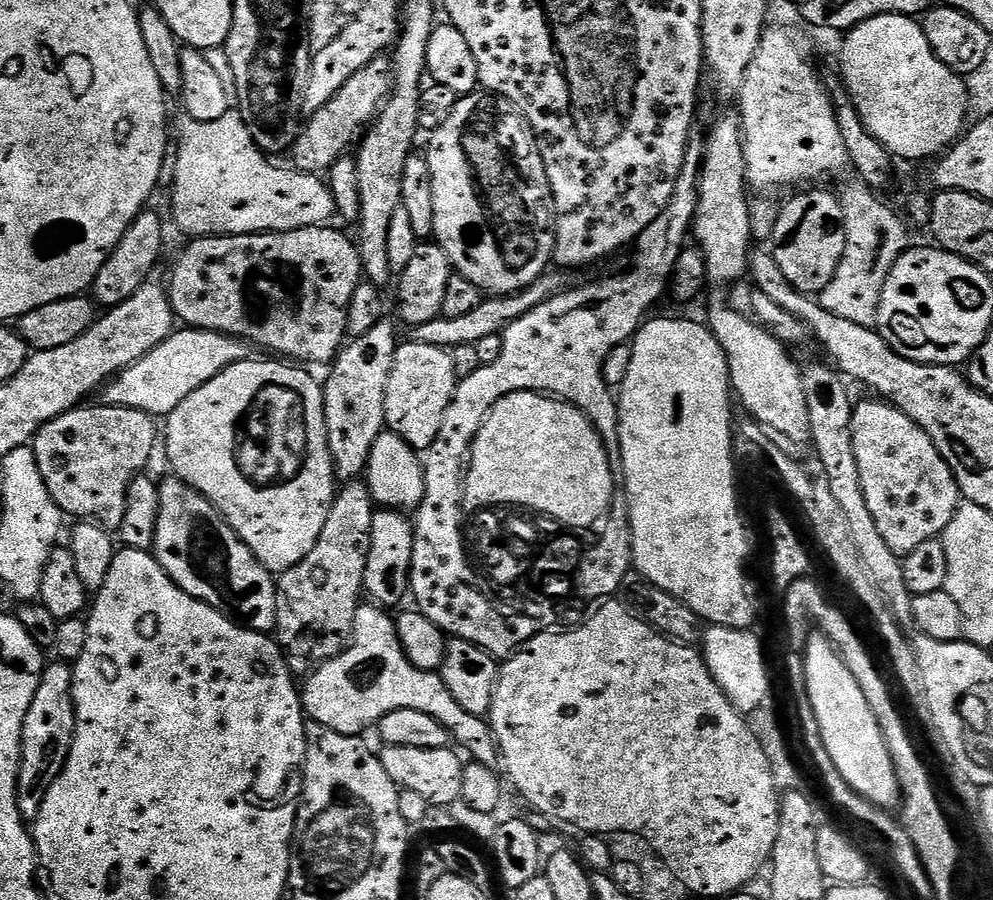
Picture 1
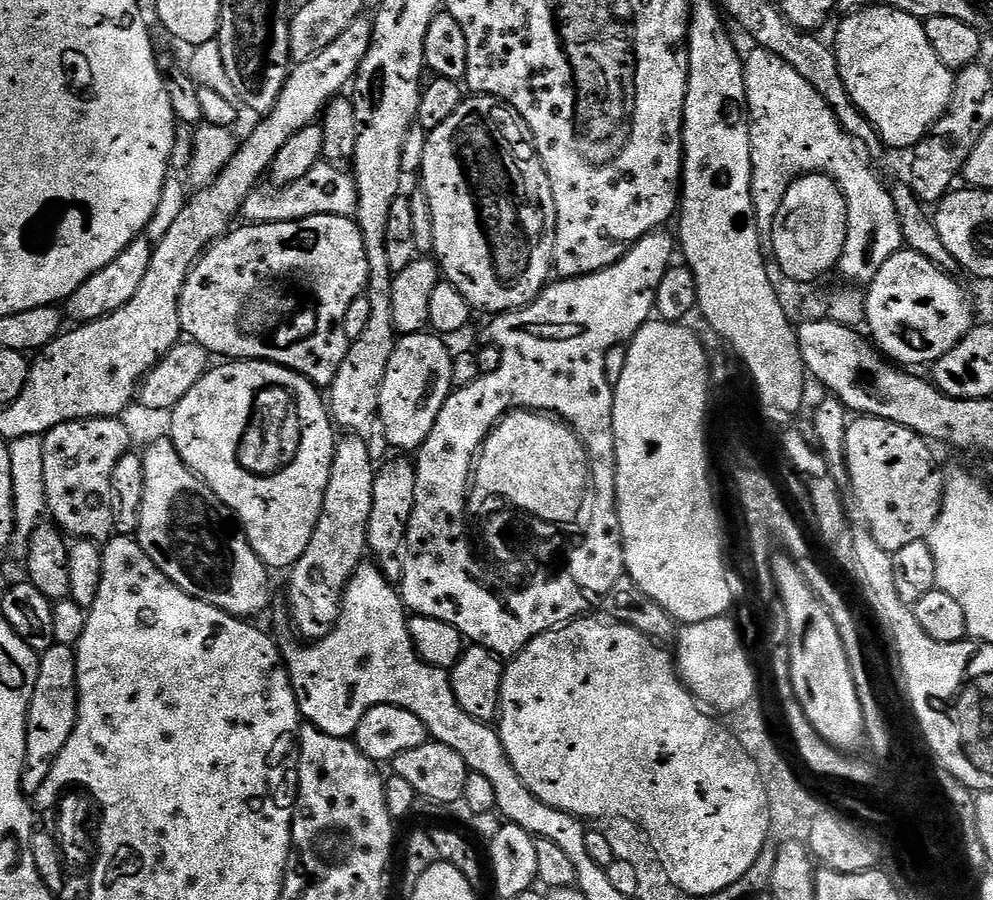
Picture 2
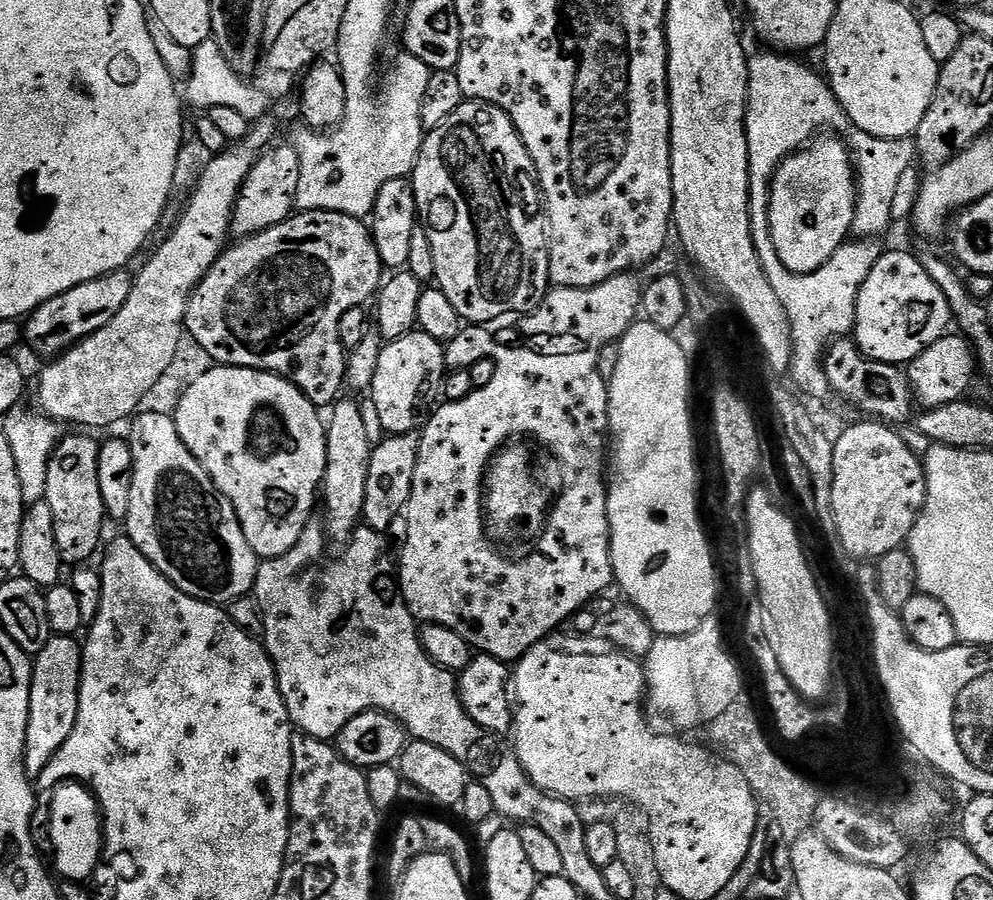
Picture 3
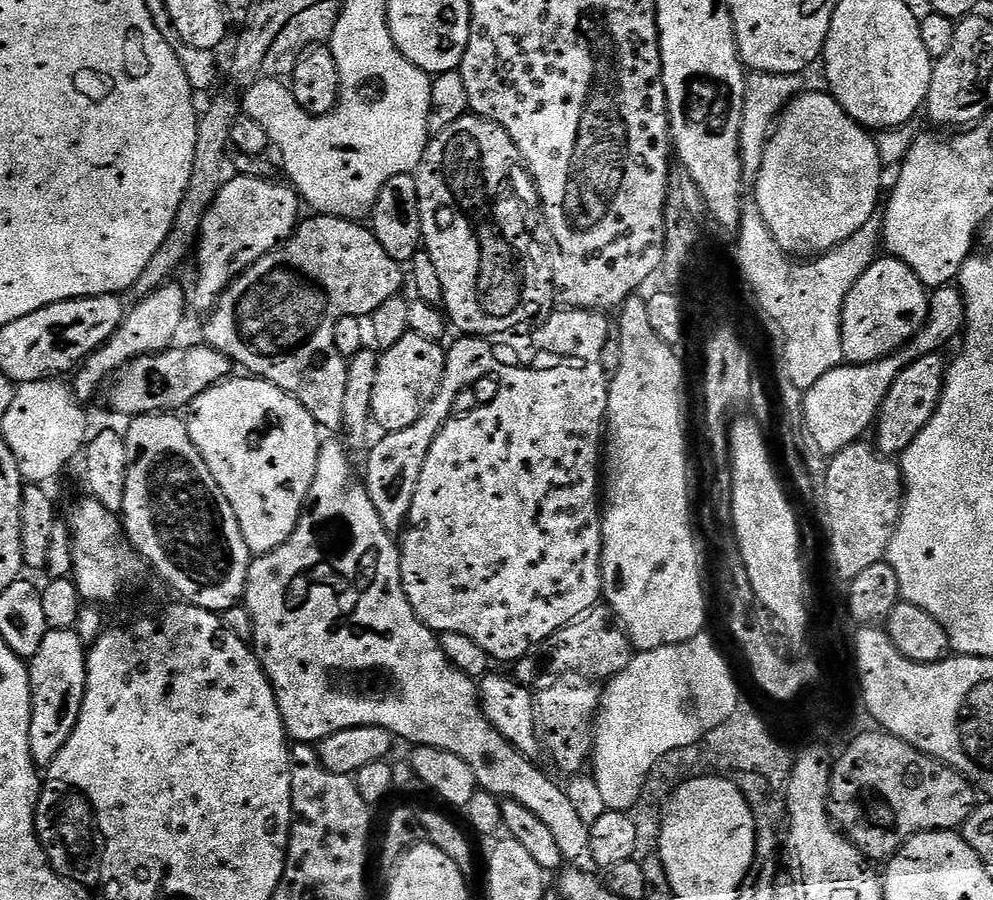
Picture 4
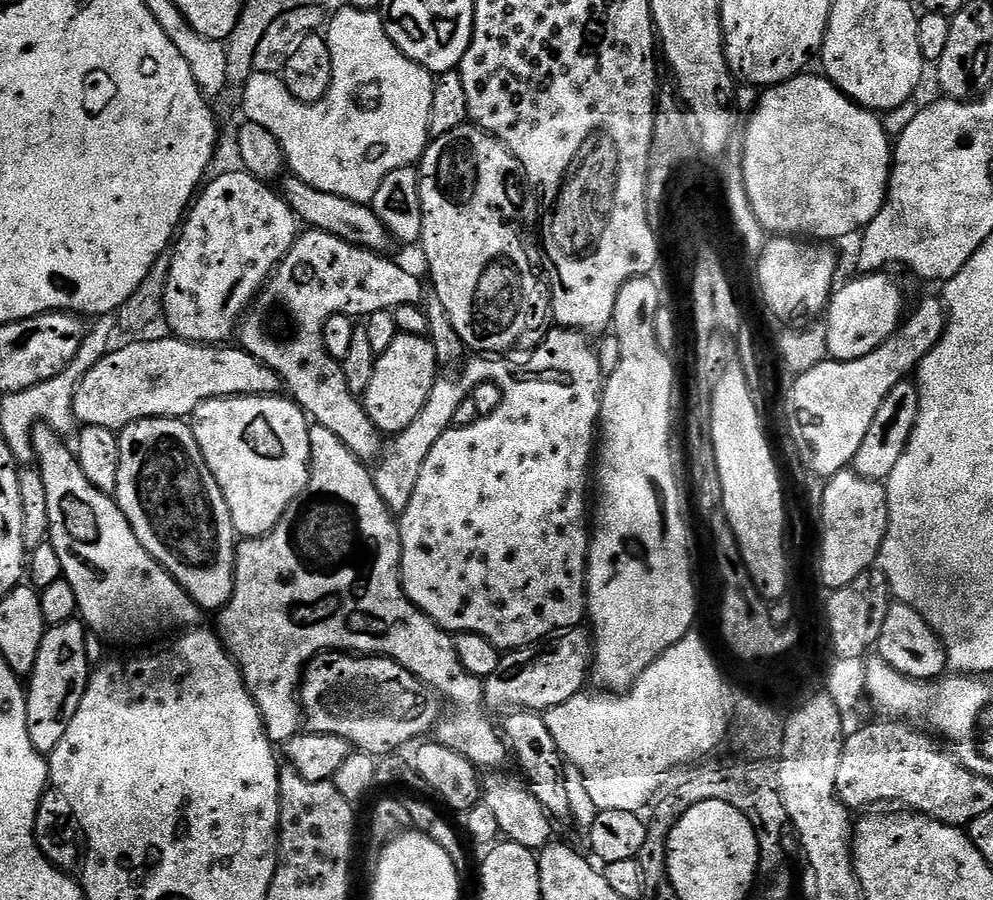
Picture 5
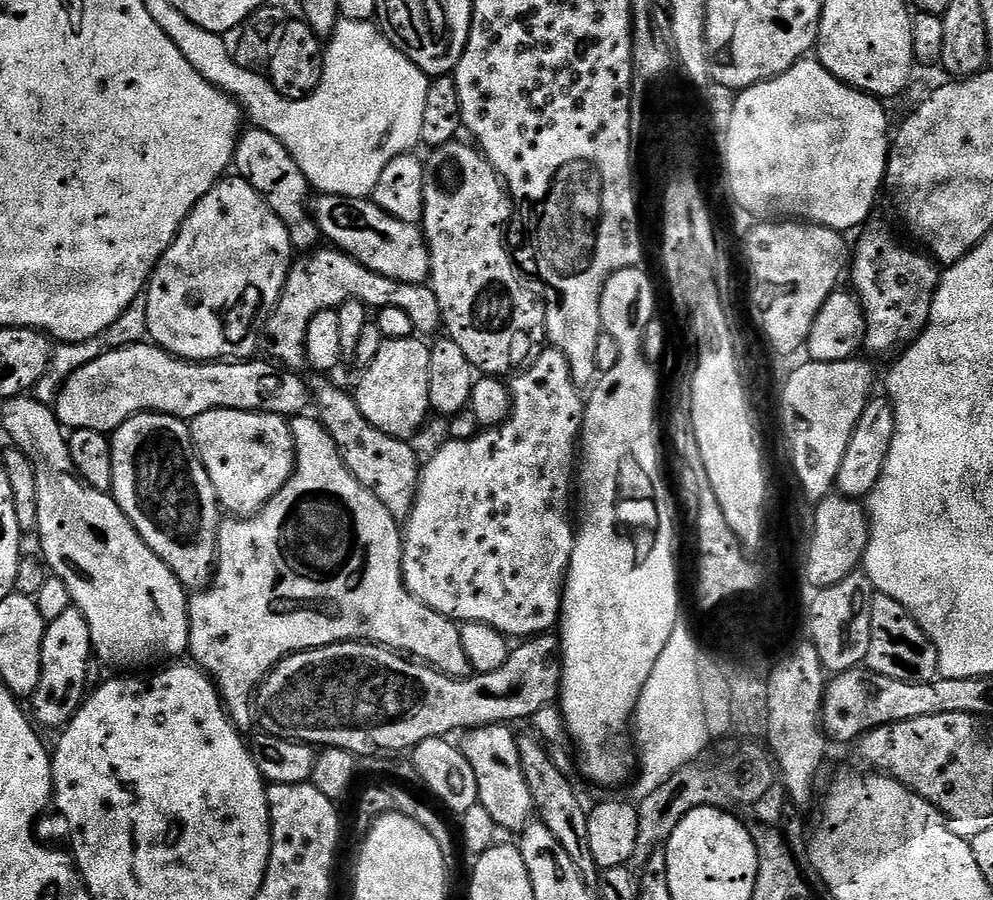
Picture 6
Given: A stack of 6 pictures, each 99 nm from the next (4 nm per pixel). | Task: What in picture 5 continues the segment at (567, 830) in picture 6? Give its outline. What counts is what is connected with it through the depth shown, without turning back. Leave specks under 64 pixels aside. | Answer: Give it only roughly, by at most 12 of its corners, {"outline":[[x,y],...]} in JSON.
{"outline":[[512,710],[502,736],[553,821],[572,812],[543,715]]}

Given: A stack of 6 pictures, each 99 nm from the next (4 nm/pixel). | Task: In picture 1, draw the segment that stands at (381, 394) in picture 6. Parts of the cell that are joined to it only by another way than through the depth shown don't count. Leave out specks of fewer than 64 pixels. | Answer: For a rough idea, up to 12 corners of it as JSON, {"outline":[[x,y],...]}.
{"outline":[[401,343],[387,431],[423,454],[458,379],[445,349]]}

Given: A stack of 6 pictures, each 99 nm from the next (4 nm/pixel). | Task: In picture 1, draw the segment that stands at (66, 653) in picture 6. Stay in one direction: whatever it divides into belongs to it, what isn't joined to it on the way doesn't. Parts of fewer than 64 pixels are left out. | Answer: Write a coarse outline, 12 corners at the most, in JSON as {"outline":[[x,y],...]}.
{"outline":[[49,663],[22,726],[16,805],[38,810],[76,732],[72,670]]}

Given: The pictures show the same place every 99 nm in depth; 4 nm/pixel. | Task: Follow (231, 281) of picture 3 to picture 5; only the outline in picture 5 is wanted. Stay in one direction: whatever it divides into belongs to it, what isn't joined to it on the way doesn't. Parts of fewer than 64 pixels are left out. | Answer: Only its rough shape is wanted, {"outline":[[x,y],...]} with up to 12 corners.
{"outline":[[301,231],[238,324],[305,416],[365,462],[382,433],[322,330],[421,303],[387,255]]}

